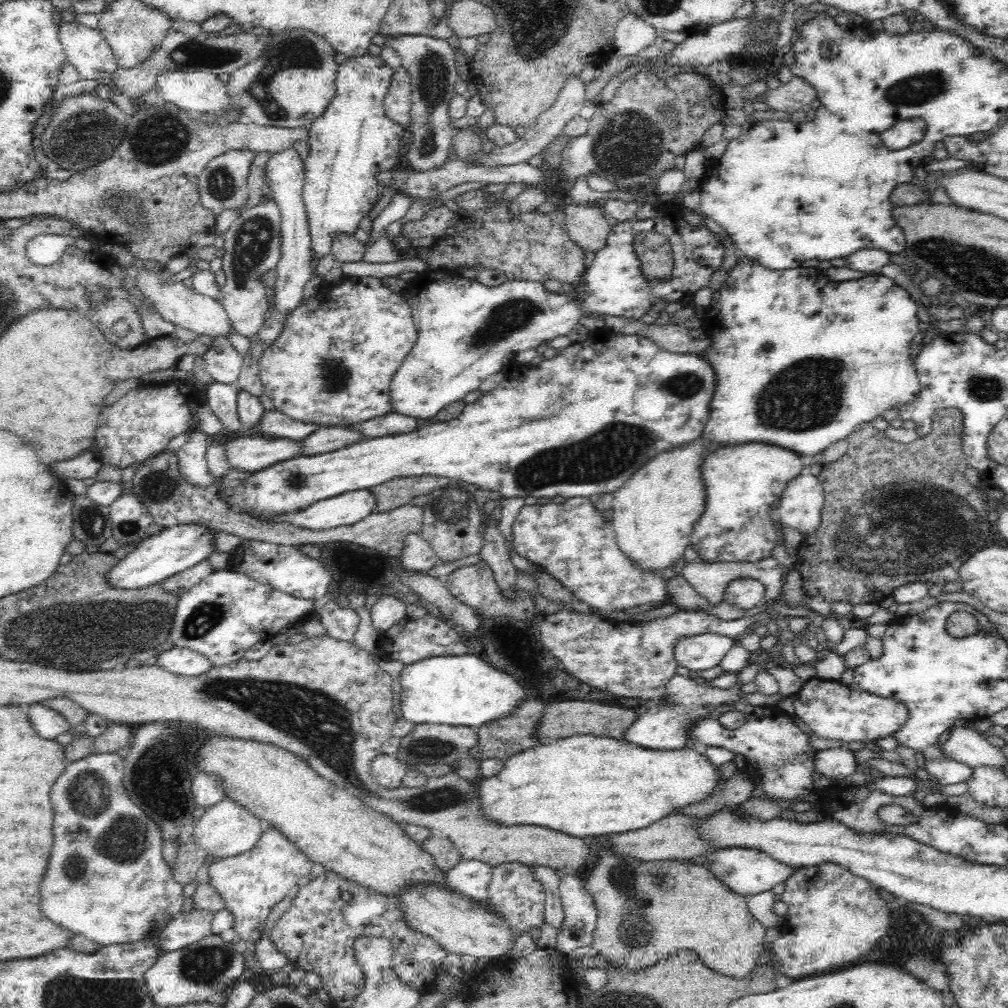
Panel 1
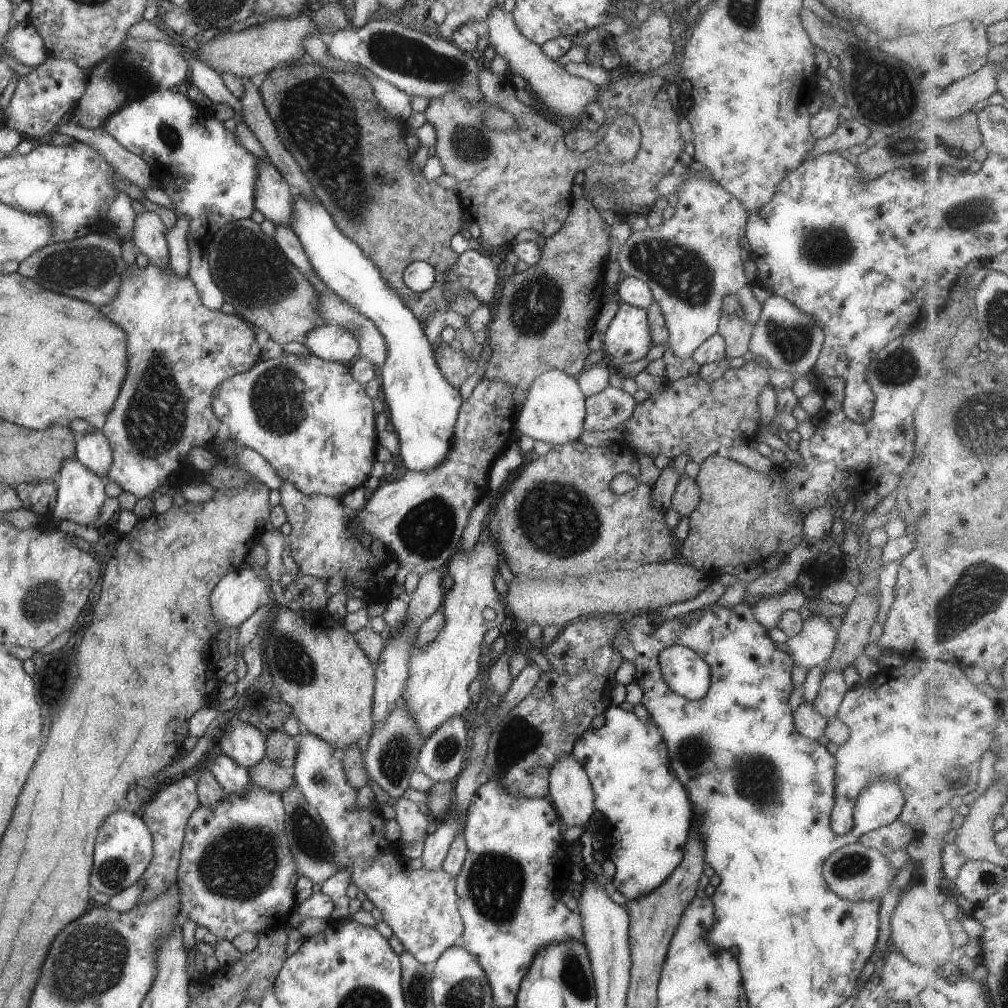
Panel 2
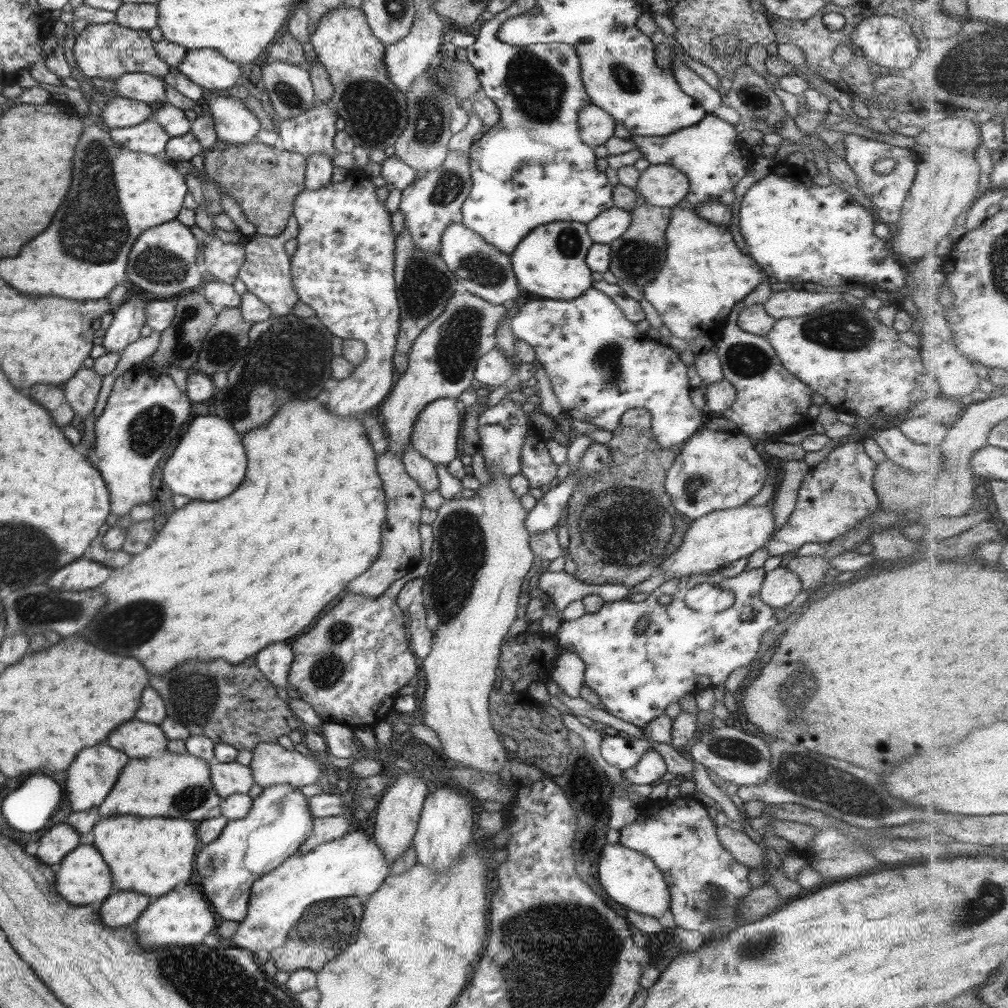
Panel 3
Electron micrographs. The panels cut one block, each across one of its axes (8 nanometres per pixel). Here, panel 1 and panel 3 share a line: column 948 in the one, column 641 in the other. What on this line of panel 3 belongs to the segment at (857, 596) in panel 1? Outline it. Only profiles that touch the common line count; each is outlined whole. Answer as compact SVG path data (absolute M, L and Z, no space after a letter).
M643 409L625 411L611 432L611 439L601 447L609 451L609 463L593 476L581 477L582 481L568 500L567 514L562 520L568 529L569 543L565 554L569 554L576 566L574 577L583 584L622 584L632 587L649 578L651 572L657 571L658 564L681 544L691 520L671 506L669 495L665 492L664 479L673 465L677 450L661 448L659 442L654 440L649 412Z

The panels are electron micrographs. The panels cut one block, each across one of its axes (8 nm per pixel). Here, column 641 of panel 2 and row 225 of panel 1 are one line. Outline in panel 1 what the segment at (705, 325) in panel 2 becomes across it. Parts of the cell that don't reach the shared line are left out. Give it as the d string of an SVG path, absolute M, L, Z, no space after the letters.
M264 200L260 206L254 206L240 215L231 223L230 227L223 232L222 239L219 244L222 244L222 250L218 256L217 266L224 273L225 284L219 290L217 301L226 309L228 319L235 333L243 337L250 338L258 334L262 327L265 326L265 318L271 310L272 300L266 295L263 274L275 270L280 262L282 254L282 233L280 232L281 212L280 207L272 200Z

